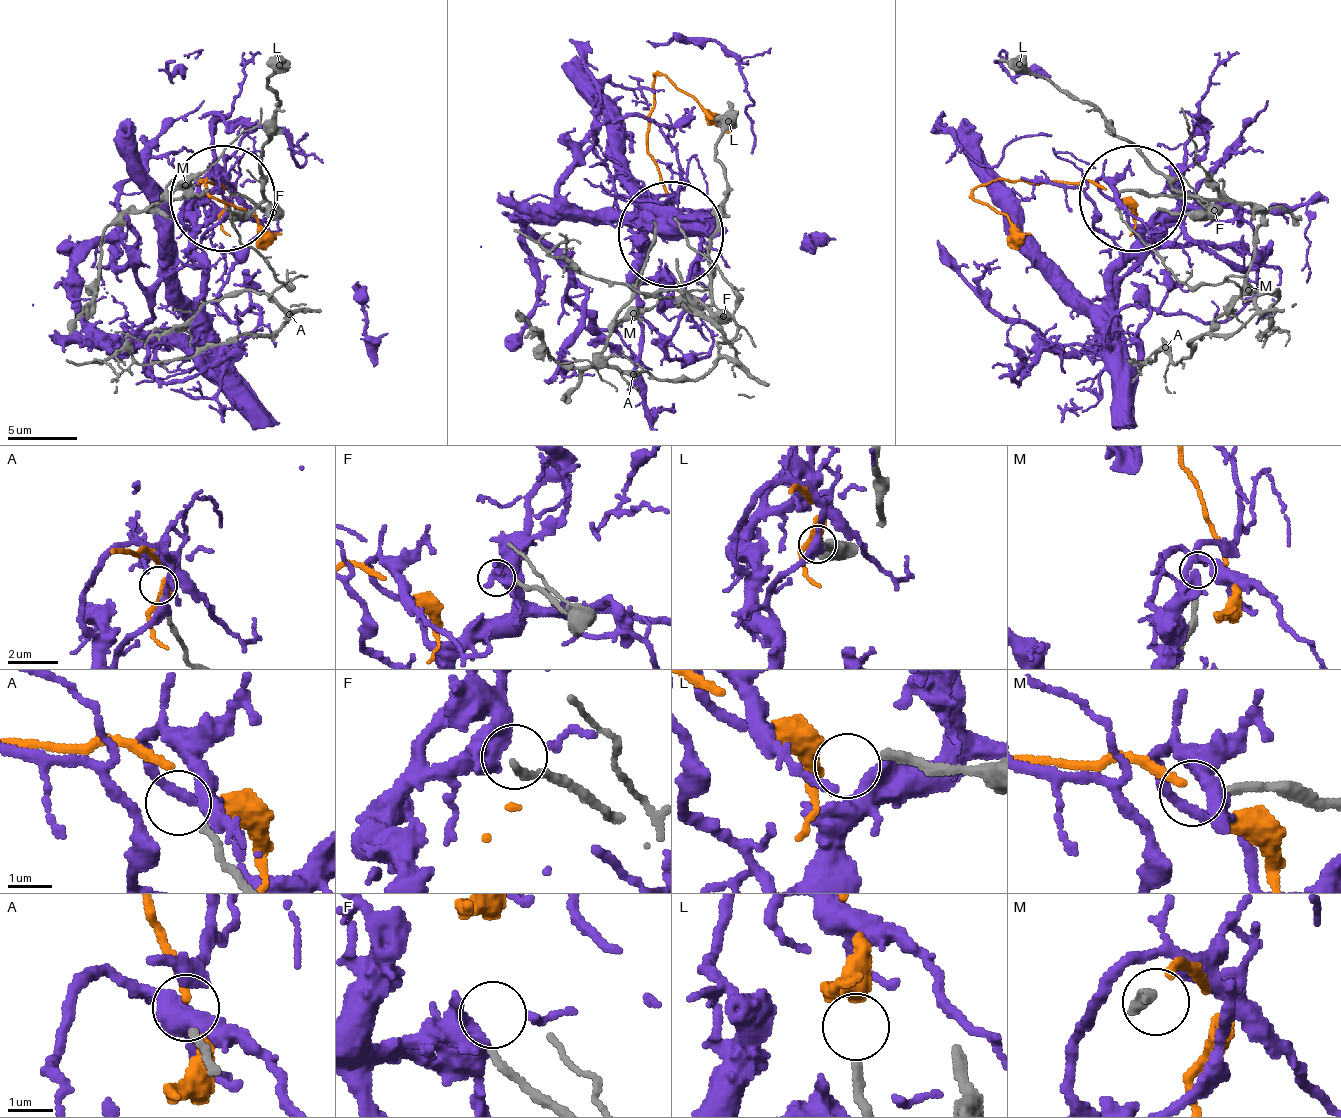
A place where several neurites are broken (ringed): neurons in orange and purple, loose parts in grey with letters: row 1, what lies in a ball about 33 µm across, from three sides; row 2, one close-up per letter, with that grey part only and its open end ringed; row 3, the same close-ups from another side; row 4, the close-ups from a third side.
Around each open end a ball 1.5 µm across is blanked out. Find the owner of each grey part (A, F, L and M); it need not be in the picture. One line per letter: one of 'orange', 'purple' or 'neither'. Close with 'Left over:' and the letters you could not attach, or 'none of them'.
A: neither
F: neither
L: orange
M: neither
Left over: A, F, M

